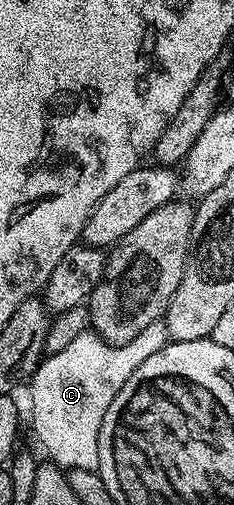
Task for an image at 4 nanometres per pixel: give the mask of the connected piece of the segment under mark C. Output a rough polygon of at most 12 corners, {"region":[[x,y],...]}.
{"region":[[84,333],[29,380],[31,423],[59,469],[99,469],[101,421],[168,343]]}

